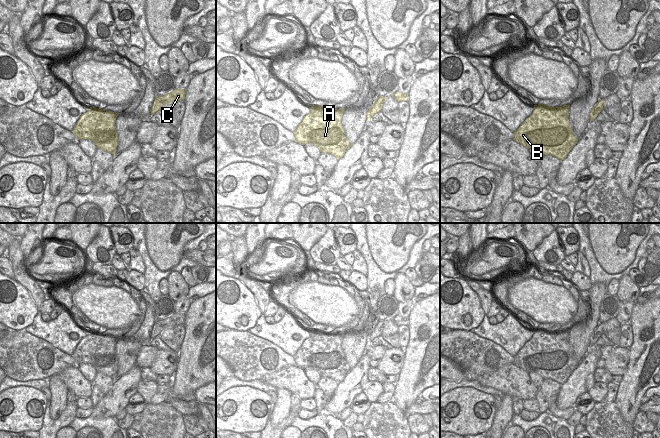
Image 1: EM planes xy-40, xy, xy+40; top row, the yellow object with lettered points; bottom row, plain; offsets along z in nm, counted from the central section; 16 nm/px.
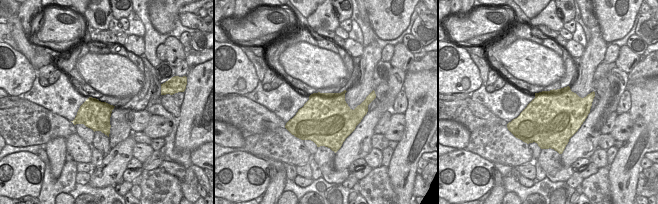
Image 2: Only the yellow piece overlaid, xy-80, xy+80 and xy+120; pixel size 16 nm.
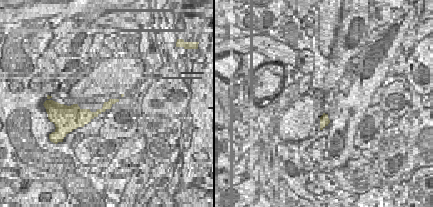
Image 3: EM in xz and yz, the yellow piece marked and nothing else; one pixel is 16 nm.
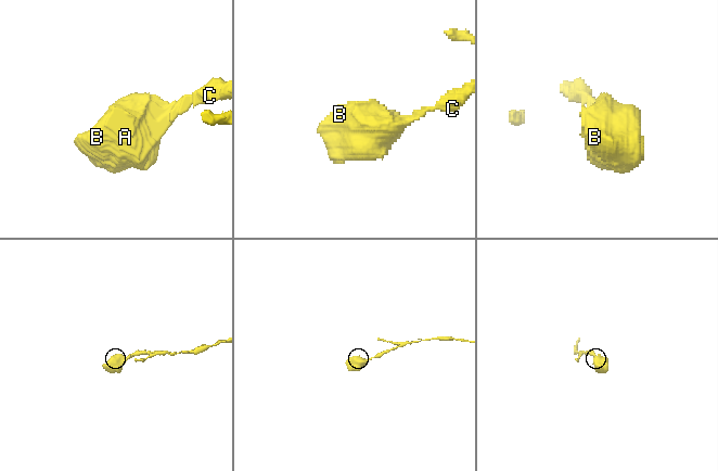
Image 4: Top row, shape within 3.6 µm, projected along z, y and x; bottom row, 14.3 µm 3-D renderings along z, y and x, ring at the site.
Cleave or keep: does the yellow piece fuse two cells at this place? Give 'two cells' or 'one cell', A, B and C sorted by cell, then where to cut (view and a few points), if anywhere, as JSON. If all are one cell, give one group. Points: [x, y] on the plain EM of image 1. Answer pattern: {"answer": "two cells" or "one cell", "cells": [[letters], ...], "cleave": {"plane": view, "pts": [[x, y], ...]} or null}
{"answer": "one cell", "cells": [["A", "B", "C"]], "cleave": null}

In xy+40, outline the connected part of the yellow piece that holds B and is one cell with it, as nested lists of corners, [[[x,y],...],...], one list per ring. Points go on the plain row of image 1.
[[[545,328],[534,329],[532,338],[514,356],[514,364],[527,373],[535,372],[543,379],[551,379],[560,385],[564,384],[579,364],[573,359],[569,348],[569,330],[570,328],[561,331],[551,331]]]

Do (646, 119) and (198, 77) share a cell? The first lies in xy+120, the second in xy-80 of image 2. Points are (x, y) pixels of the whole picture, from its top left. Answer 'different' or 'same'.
same

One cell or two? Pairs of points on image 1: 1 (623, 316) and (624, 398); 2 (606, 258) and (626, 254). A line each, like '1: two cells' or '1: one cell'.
1: two cells
2: one cell

